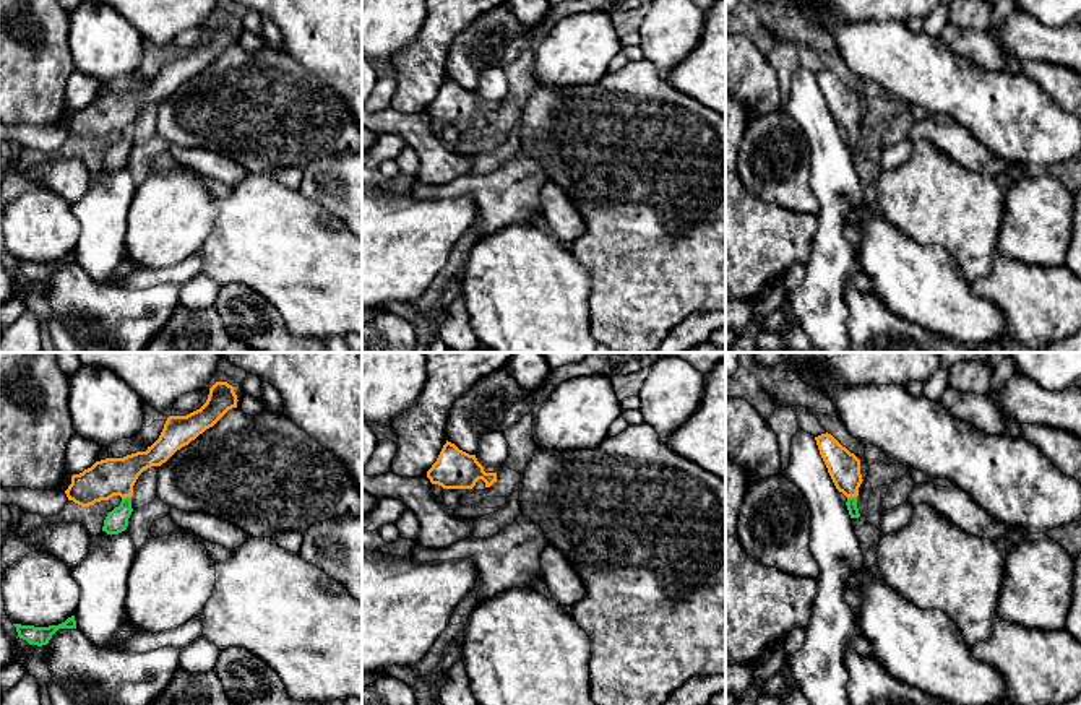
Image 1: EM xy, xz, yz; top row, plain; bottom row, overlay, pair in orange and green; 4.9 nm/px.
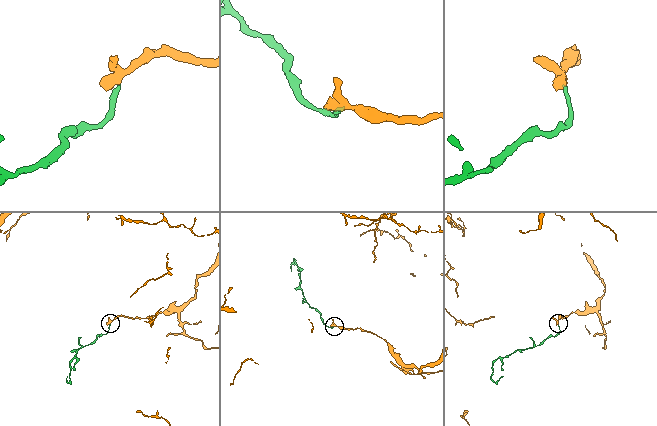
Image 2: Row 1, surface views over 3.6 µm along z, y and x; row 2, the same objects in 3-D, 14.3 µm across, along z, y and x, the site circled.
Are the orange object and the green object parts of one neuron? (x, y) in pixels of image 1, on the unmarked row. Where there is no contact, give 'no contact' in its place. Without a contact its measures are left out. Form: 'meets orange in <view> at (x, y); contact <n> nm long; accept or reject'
meets orange in xy at (125, 132); contact 50 nm long; accept

